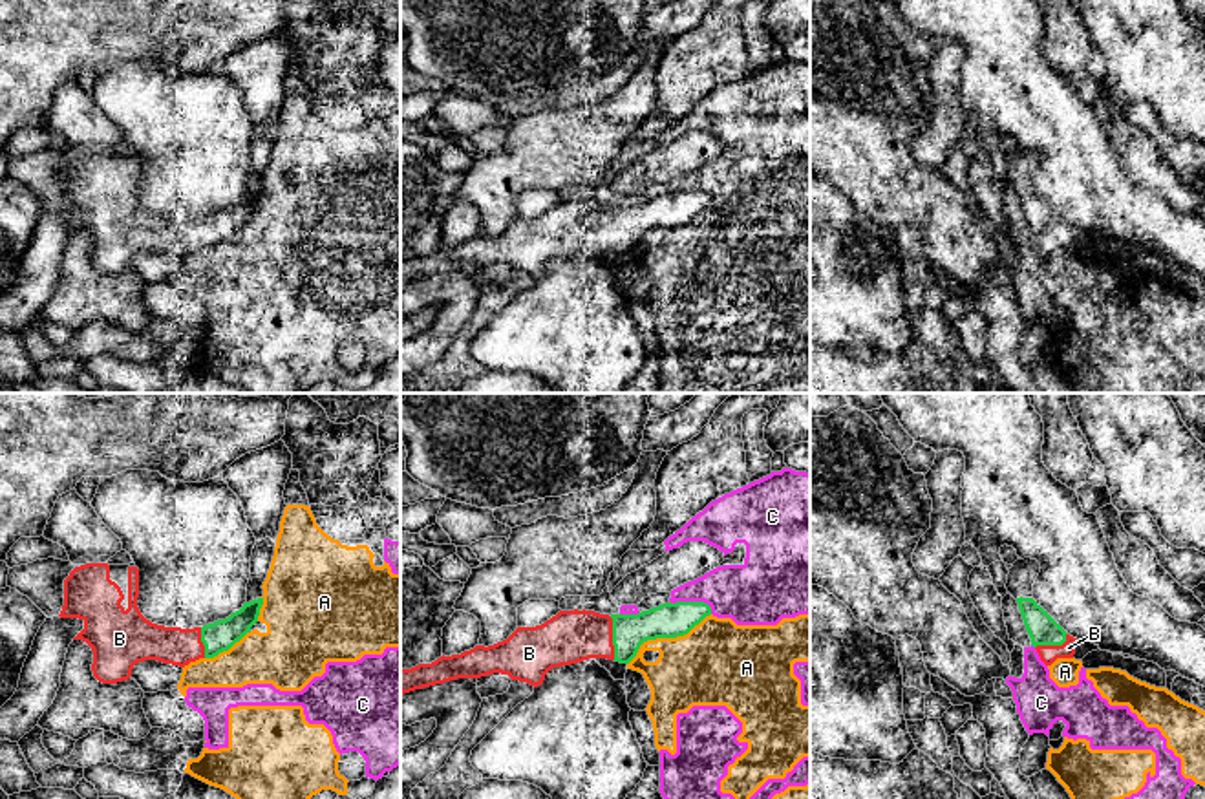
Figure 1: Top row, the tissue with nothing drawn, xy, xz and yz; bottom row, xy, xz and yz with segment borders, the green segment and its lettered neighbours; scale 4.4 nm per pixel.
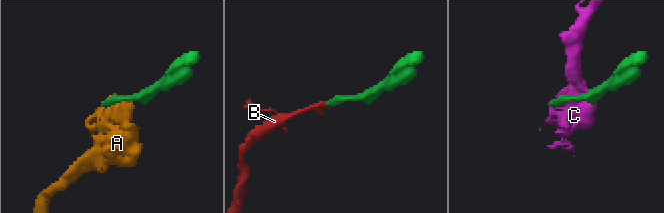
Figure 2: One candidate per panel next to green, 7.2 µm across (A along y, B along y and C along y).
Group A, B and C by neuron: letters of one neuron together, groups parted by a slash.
A C / B

